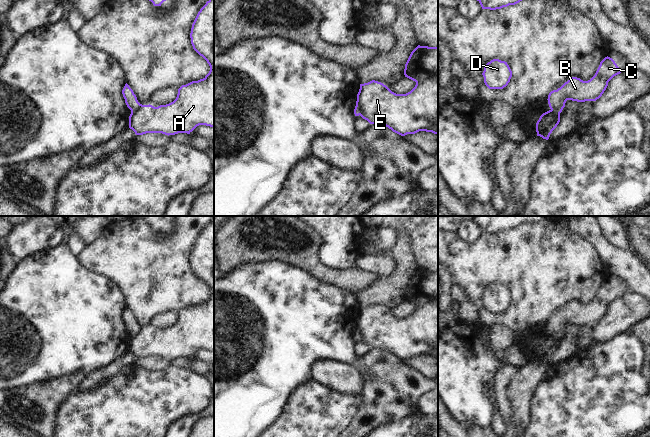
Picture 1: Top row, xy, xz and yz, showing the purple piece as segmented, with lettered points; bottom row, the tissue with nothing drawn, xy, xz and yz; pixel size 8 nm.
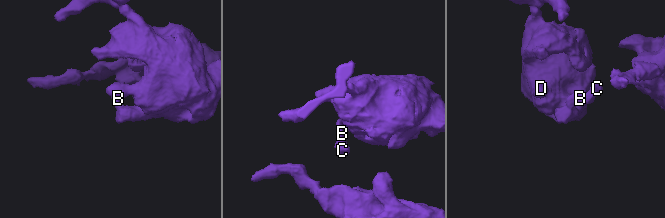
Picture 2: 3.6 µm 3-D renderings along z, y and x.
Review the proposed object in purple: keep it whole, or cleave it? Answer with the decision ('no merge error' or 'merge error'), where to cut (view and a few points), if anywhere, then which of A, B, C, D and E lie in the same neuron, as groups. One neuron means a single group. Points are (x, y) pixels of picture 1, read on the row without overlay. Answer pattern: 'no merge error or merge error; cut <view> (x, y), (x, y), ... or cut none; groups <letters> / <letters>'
merge error; cut xy (139, 327), (131, 335); groups A D E / B C

